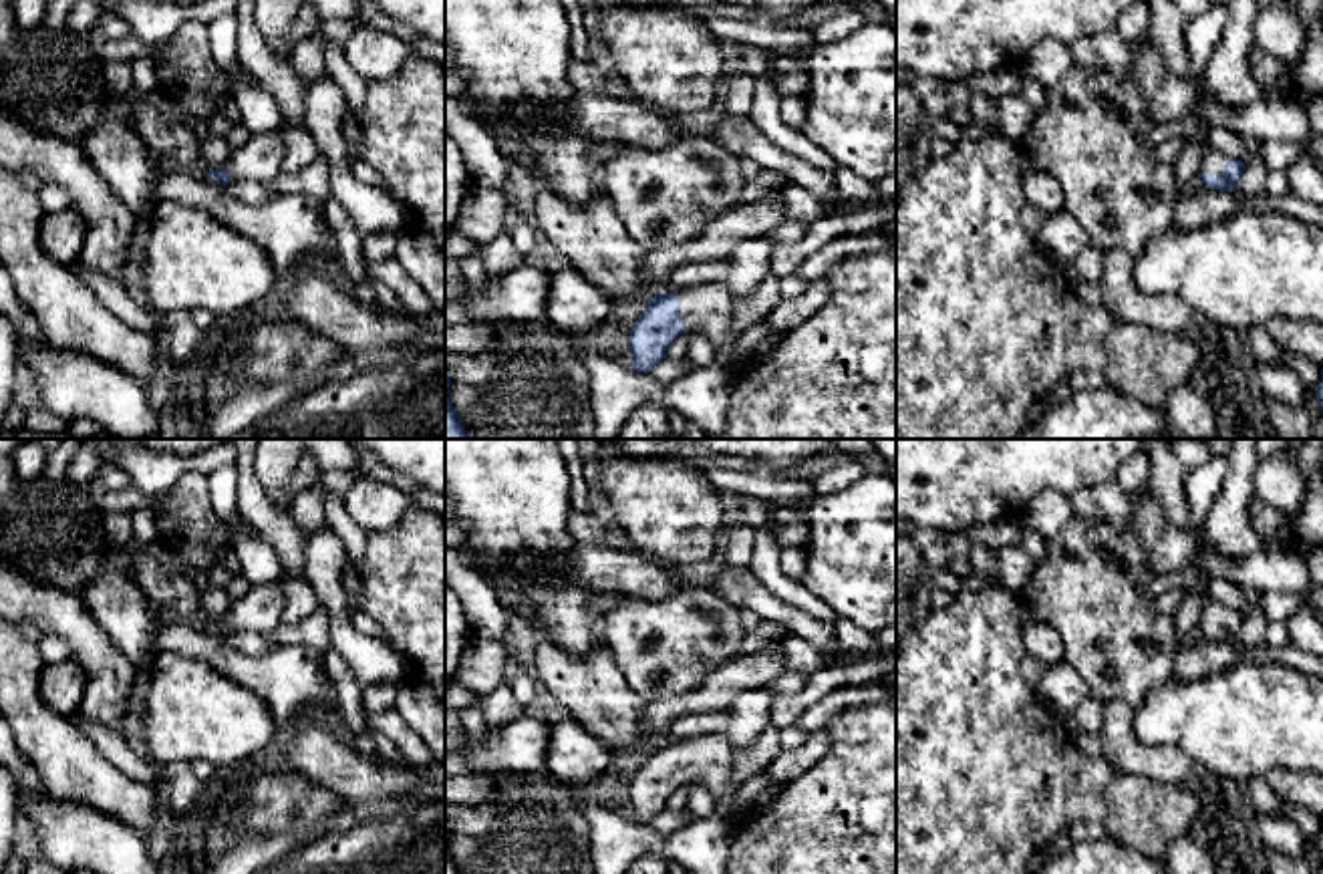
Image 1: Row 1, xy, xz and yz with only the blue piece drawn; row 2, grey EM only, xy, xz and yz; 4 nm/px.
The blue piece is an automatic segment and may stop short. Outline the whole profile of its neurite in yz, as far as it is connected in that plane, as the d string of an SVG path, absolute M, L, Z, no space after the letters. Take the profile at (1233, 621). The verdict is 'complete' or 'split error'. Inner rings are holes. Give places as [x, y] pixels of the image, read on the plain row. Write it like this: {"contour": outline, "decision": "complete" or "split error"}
{"contour": "M1210 600L1202 614L1198 632L1220 642L1232 642L1244 622L1240 610L1228 608L1220 600Z", "decision": "split error"}

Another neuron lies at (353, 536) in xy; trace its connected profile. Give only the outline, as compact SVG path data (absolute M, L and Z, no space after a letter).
M320 473L312 485L320 491L328 528L340 538L352 568L358 572L366 546L366 532L346 514L344 499L330 495L322 487Z

